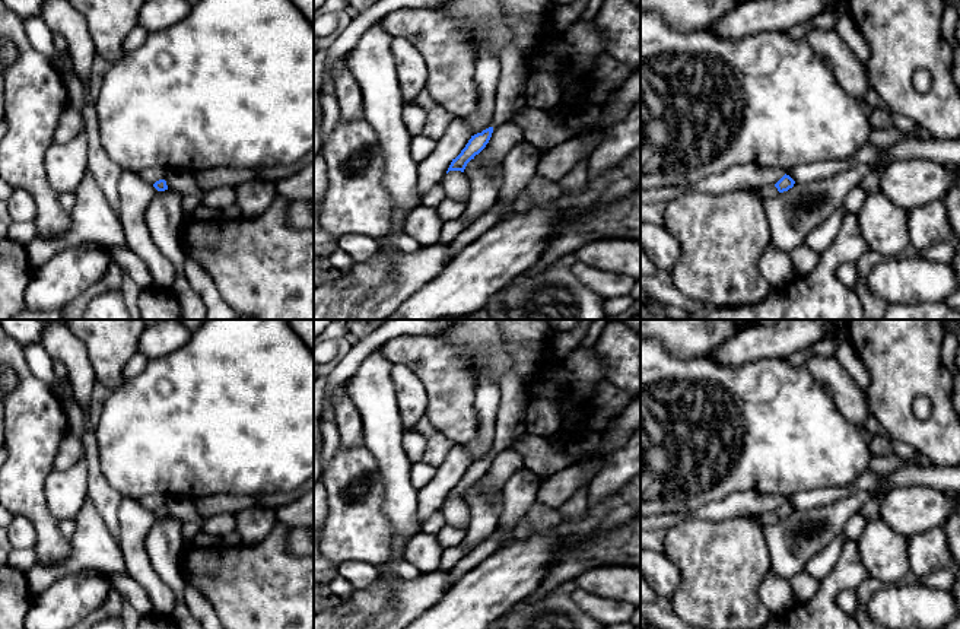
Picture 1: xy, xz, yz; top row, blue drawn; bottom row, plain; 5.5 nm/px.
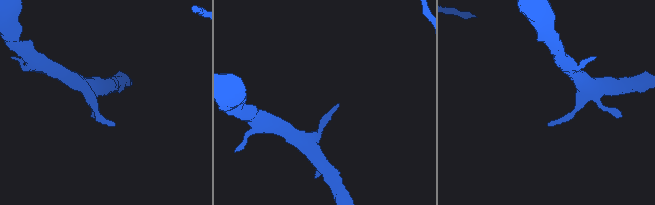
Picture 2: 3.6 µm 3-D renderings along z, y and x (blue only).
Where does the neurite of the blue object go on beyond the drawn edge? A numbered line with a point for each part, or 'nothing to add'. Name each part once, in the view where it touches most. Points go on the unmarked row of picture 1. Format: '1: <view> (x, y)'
nothing to add

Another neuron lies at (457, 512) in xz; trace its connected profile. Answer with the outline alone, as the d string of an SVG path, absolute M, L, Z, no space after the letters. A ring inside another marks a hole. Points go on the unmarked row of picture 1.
M449 498L442 505L441 511L449 525L467 528L471 522L470 506L461 498Z

